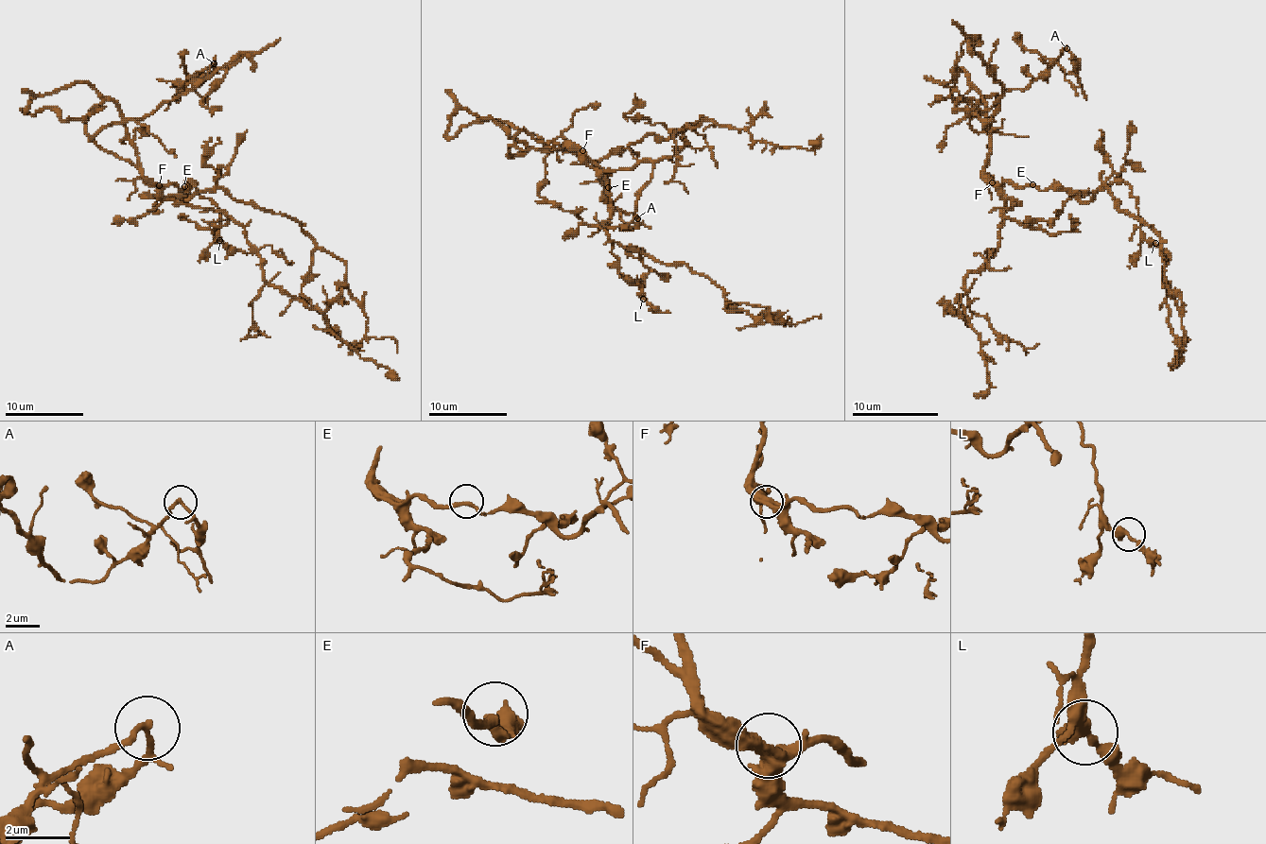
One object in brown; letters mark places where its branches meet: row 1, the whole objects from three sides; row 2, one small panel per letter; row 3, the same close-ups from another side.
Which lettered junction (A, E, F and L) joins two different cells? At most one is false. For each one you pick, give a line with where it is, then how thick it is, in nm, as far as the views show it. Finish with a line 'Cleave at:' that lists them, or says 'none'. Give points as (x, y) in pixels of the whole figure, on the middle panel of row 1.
Cleave at: none

